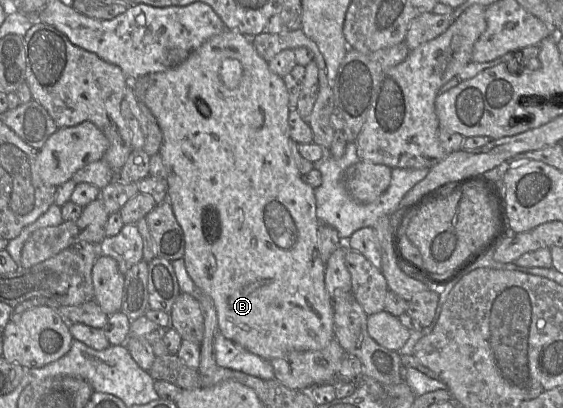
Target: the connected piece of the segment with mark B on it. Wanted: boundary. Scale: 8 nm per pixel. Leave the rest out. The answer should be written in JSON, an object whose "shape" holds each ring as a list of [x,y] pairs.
{"shape":[[[225,28],[195,49],[177,66],[162,72],[129,79],[136,100],[149,121],[154,122],[162,136],[160,155],[167,169],[167,199],[183,230],[185,252],[183,260],[188,275],[196,288],[210,296],[214,302],[219,332],[249,352],[271,361],[294,351],[318,351],[334,337],[333,303],[325,287],[325,263],[318,250],[318,228],[314,189],[303,182],[289,146],[288,92],[283,78],[273,73],[268,61],[255,50],[251,38]]]}

